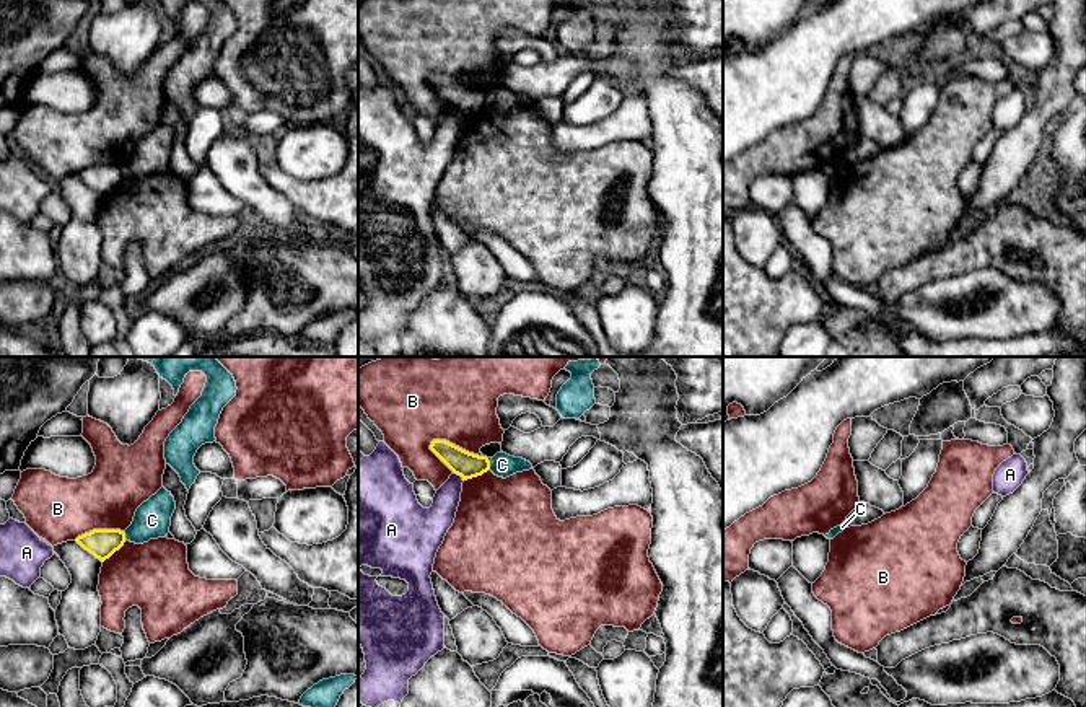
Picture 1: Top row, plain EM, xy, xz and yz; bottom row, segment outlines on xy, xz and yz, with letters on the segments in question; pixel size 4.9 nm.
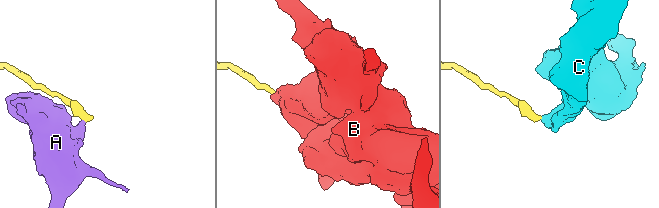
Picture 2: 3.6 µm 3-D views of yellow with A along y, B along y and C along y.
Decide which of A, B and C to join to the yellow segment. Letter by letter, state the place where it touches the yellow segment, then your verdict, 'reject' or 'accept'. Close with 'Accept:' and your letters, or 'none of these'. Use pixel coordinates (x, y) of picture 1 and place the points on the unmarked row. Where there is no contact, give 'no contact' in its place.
A: xz (459, 109) | reject
B: xz (455, 80) | reject
C: xz (489, 100) | reject
Accept: none of these

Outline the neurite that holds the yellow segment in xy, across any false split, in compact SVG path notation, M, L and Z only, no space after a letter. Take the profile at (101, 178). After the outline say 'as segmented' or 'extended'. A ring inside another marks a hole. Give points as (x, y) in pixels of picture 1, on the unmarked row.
M93 165L75 174L85 186L104 197L125 178L125 168L120 165Z; as segmented

